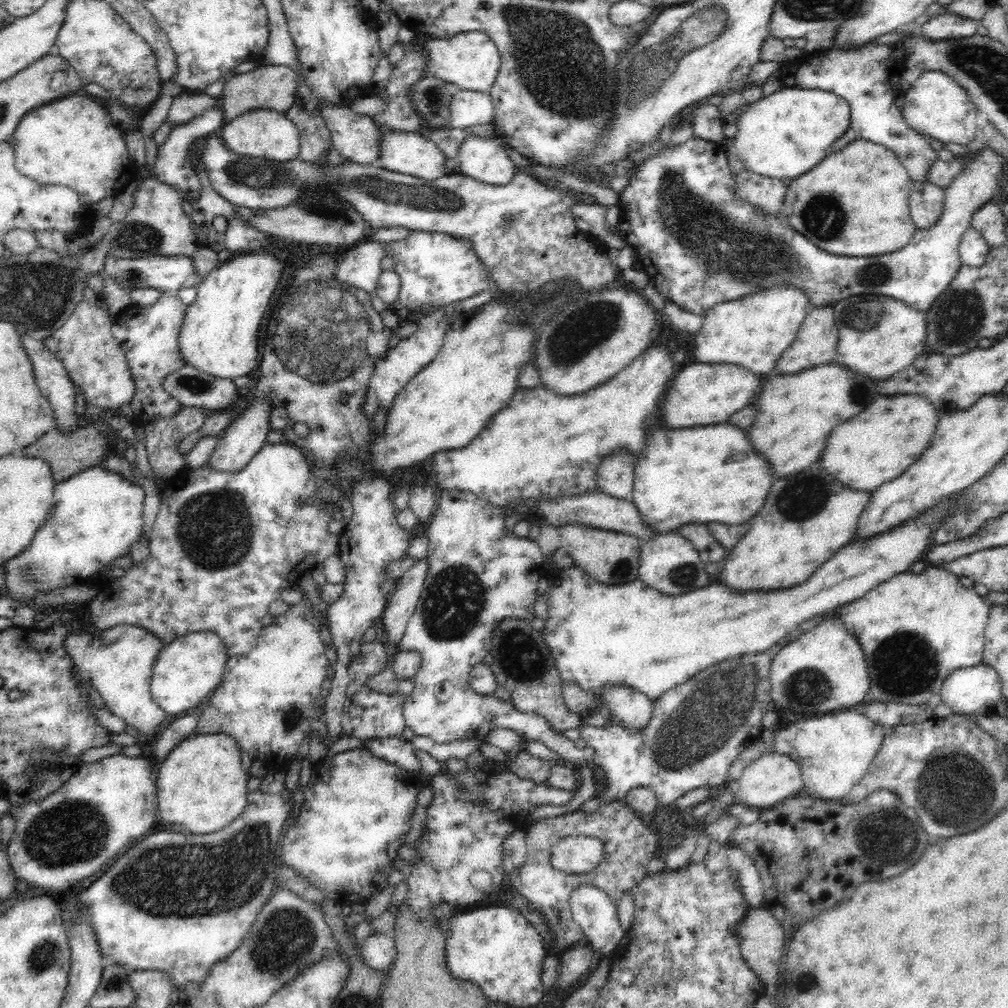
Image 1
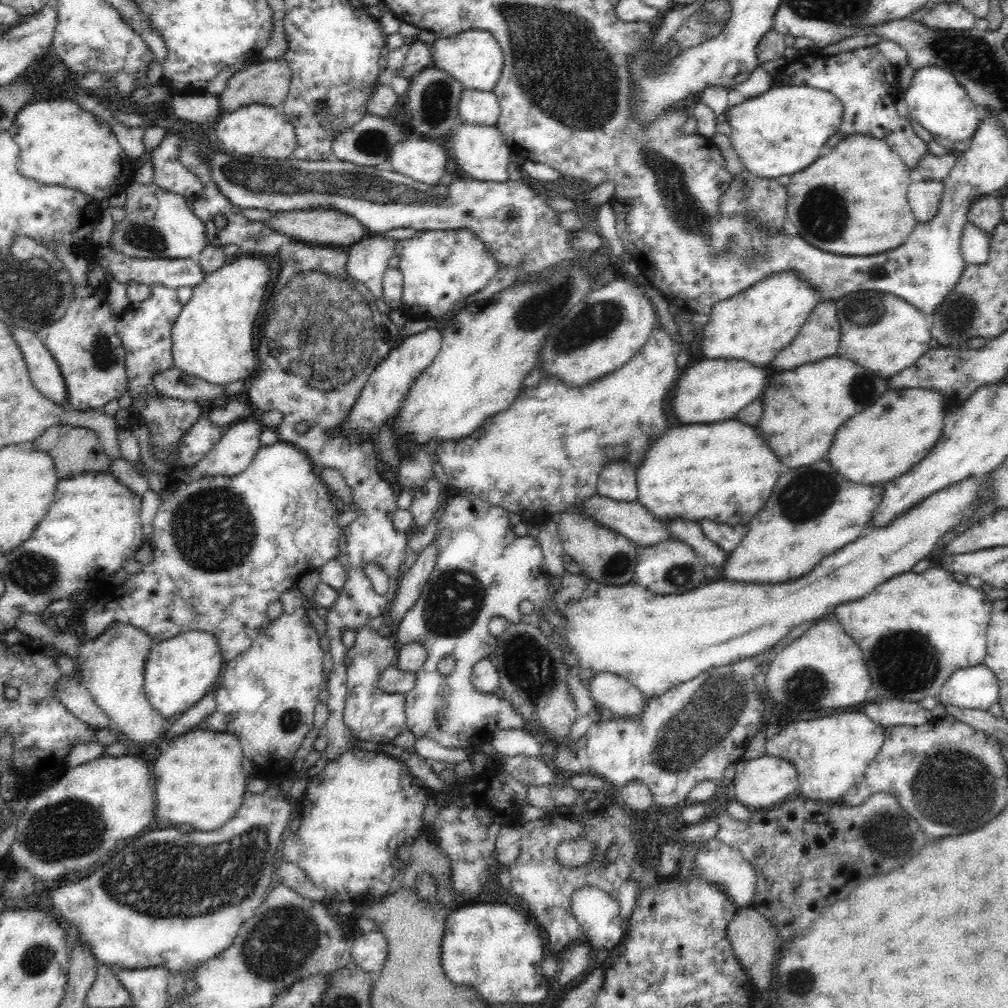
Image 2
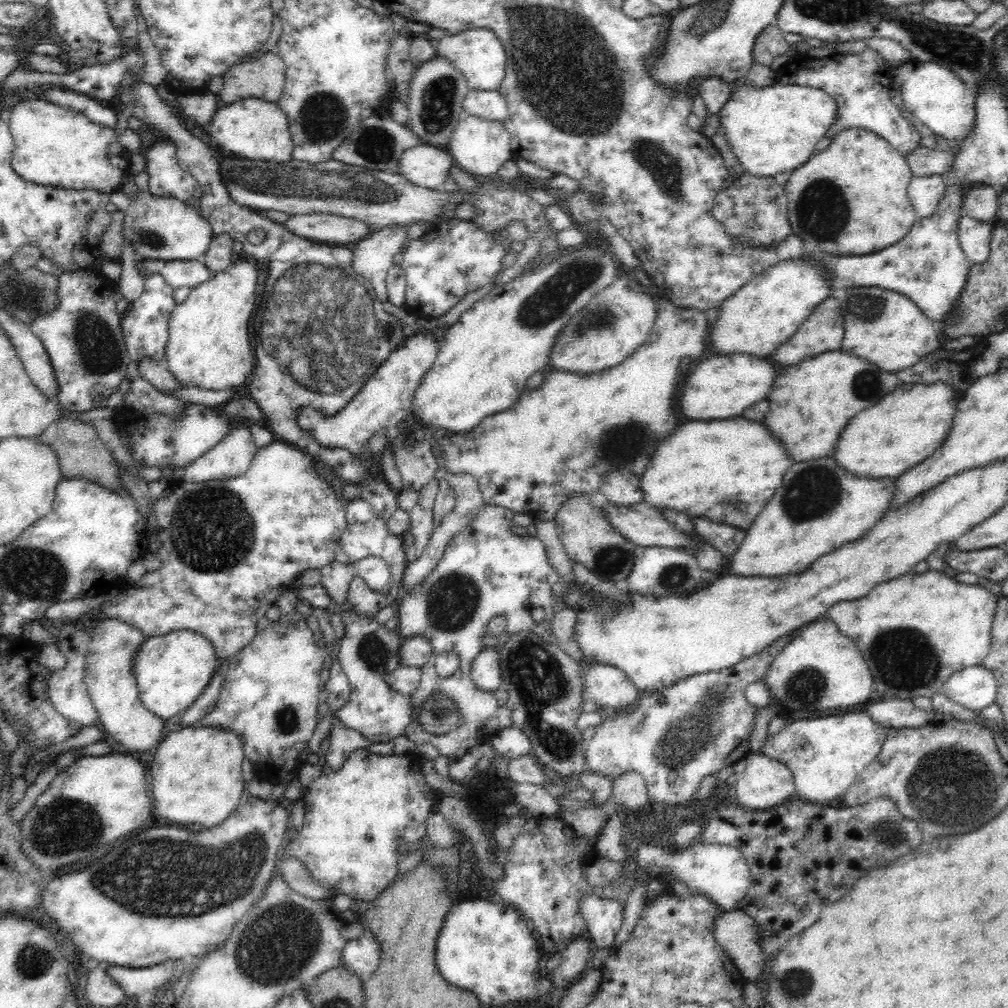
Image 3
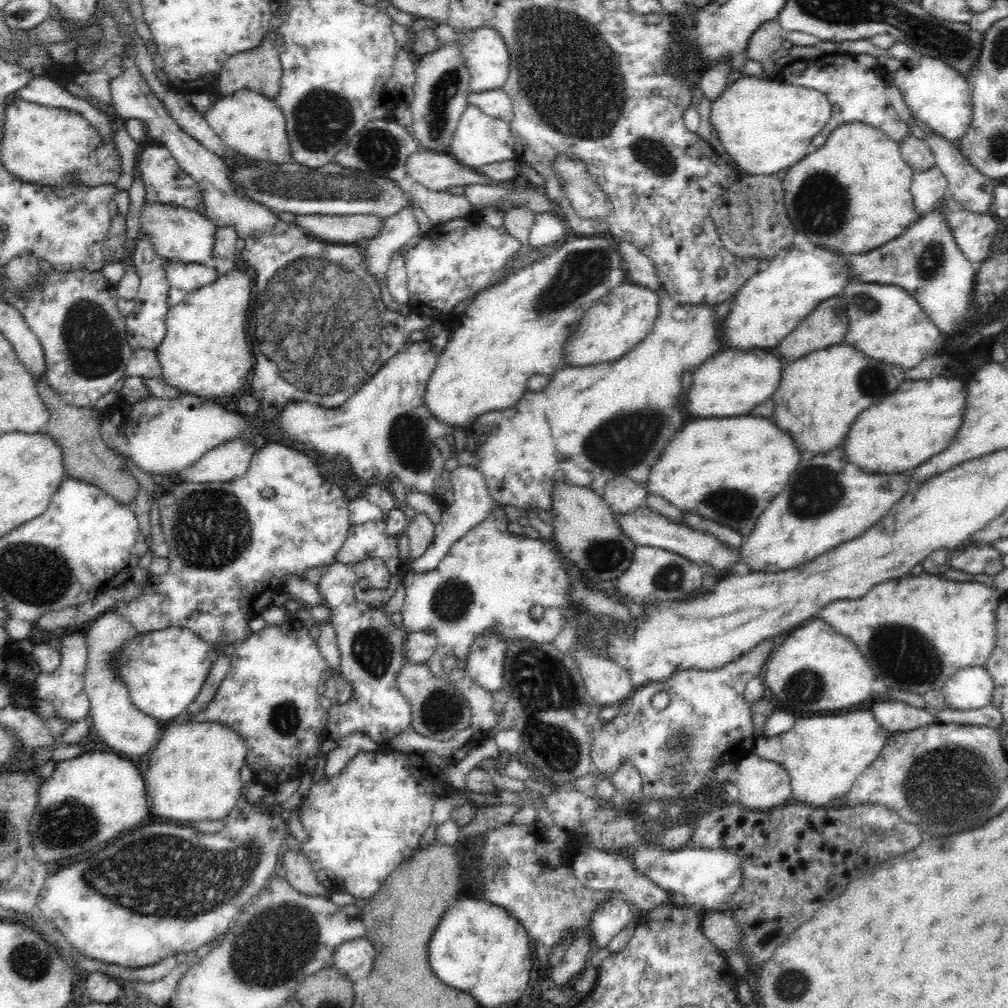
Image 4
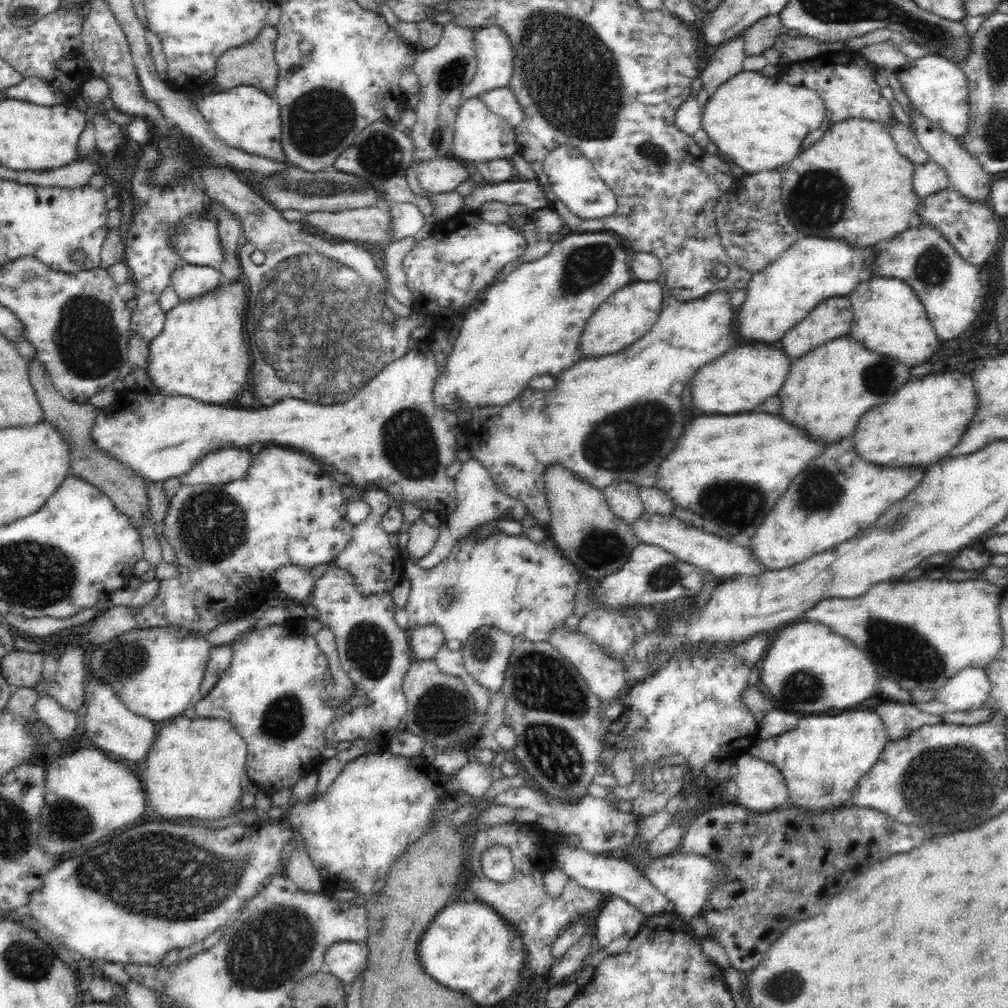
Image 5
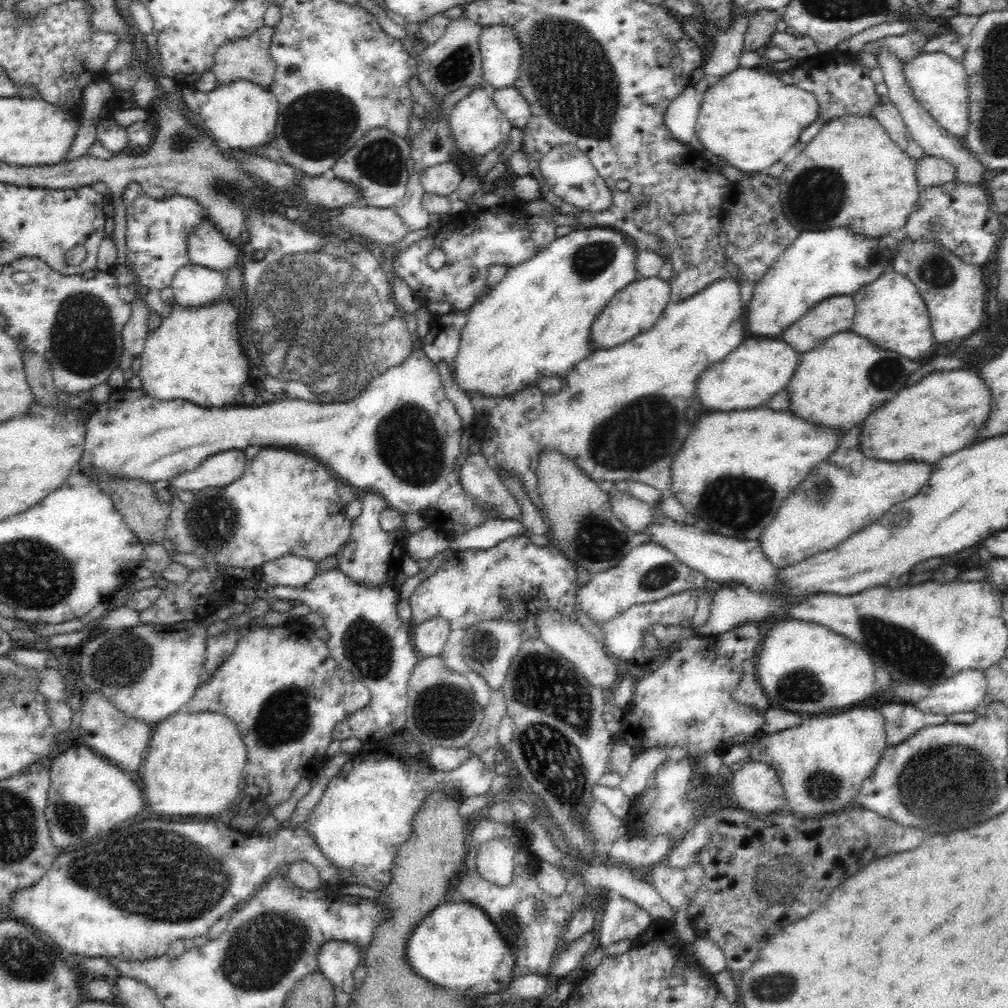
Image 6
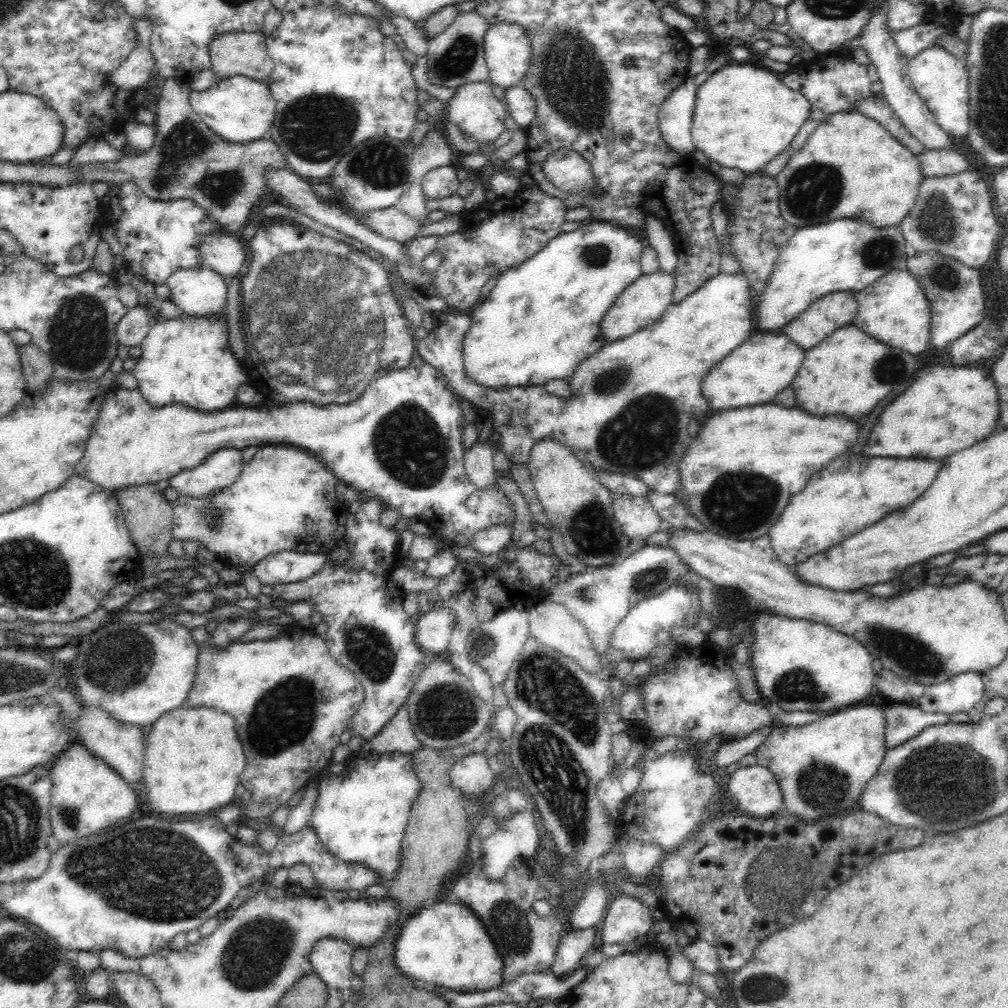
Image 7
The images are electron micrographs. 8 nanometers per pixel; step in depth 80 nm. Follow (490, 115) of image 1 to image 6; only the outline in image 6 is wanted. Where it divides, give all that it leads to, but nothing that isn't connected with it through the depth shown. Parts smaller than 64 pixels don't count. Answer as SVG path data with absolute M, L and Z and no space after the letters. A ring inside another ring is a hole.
M515 86L504 87L492 92L492 100L498 110L512 123L522 128L528 124L532 111L523 94Z

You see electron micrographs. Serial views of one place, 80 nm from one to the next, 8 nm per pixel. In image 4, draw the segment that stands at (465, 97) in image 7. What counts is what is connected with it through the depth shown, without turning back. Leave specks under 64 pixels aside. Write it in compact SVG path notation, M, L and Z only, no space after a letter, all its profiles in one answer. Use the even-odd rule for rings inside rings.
M466 104L466 108L464 108L464 112L462 112L453 134L448 153L460 164L478 169L482 164L513 160L518 157L509 122L484 114L478 106L474 106L473 104Z

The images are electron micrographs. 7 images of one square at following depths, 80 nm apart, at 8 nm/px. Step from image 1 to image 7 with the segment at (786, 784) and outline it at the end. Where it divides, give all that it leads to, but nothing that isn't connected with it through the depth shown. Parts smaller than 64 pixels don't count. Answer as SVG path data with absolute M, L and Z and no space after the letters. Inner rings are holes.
M758 763L739 767L730 774L728 786L734 802L750 816L770 816L783 808L780 785L772 771Z

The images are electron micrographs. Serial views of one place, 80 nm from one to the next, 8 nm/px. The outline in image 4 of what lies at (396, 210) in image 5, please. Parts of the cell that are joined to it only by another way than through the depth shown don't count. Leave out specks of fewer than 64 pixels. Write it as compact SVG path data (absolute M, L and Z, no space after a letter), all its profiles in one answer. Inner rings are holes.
M409 206L400 208L396 214L390 214L381 226L381 231L374 237L359 244L369 272L376 277L381 288L385 306L391 311L402 314L400 306L391 295L386 284L386 270L392 258L392 252L401 248L419 232L419 224L413 209Z

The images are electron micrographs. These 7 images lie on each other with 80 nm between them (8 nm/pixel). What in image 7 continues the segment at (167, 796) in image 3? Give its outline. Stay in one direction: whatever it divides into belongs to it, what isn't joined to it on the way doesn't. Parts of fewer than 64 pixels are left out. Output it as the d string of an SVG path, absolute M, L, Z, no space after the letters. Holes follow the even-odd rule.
M181 705L168 710L145 730L142 784L146 784L150 808L172 816L216 812L236 799L234 791L244 772L245 762L244 749L234 730L234 719L229 714L207 706Z

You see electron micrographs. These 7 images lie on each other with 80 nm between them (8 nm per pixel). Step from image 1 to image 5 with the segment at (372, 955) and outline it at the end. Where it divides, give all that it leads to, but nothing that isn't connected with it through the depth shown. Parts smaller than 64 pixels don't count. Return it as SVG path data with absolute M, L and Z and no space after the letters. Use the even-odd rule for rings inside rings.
M336 942L324 952L324 970L342 981L351 984L366 968L367 944L358 942Z

